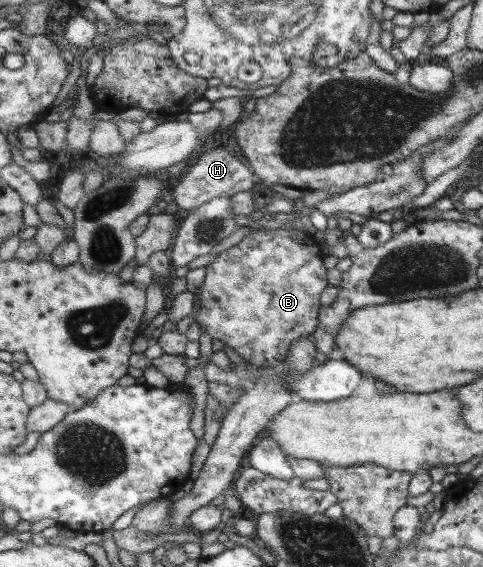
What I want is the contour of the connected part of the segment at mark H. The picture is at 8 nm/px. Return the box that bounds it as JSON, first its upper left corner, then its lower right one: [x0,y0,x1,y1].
[173,146,257,212]

